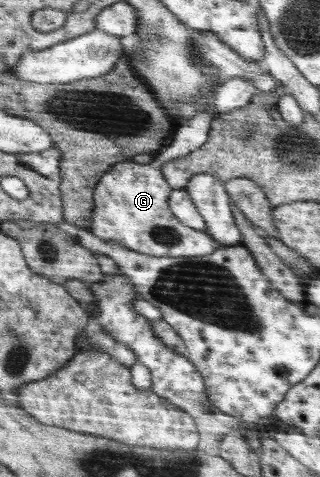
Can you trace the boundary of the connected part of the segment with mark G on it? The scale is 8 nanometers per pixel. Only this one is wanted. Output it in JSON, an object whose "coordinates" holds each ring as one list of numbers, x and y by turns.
{"coordinates":[[207,112,198,113,189,123,177,127,172,142,168,143,166,149,160,149,152,162,141,165,130,160,108,169,95,186,95,210,89,226,91,233,100,239,118,242,130,250,156,258,206,256,214,253,219,246,211,235,187,227,172,214,170,197,173,188,163,175,166,161,174,157,182,158,206,142,212,121,213,117]]}

